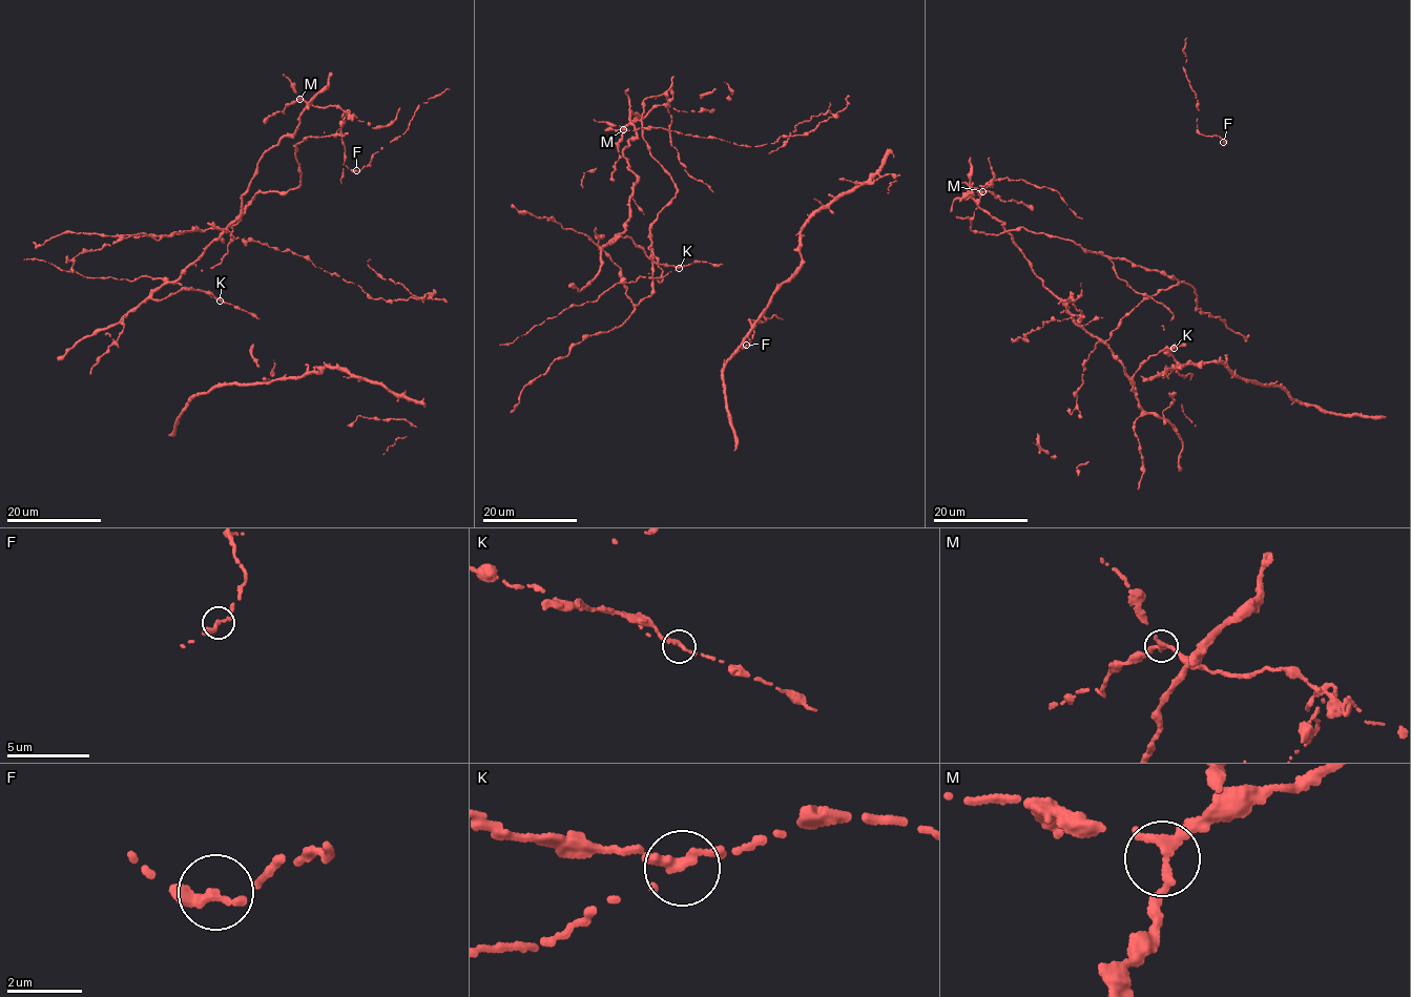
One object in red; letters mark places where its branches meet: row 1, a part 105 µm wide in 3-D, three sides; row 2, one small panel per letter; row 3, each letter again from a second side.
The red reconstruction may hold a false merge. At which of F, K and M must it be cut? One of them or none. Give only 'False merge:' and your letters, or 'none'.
False merge: K

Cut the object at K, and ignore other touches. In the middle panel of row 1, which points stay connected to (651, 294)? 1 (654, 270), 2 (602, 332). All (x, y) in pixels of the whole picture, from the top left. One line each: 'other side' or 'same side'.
1: same side
2: same side

